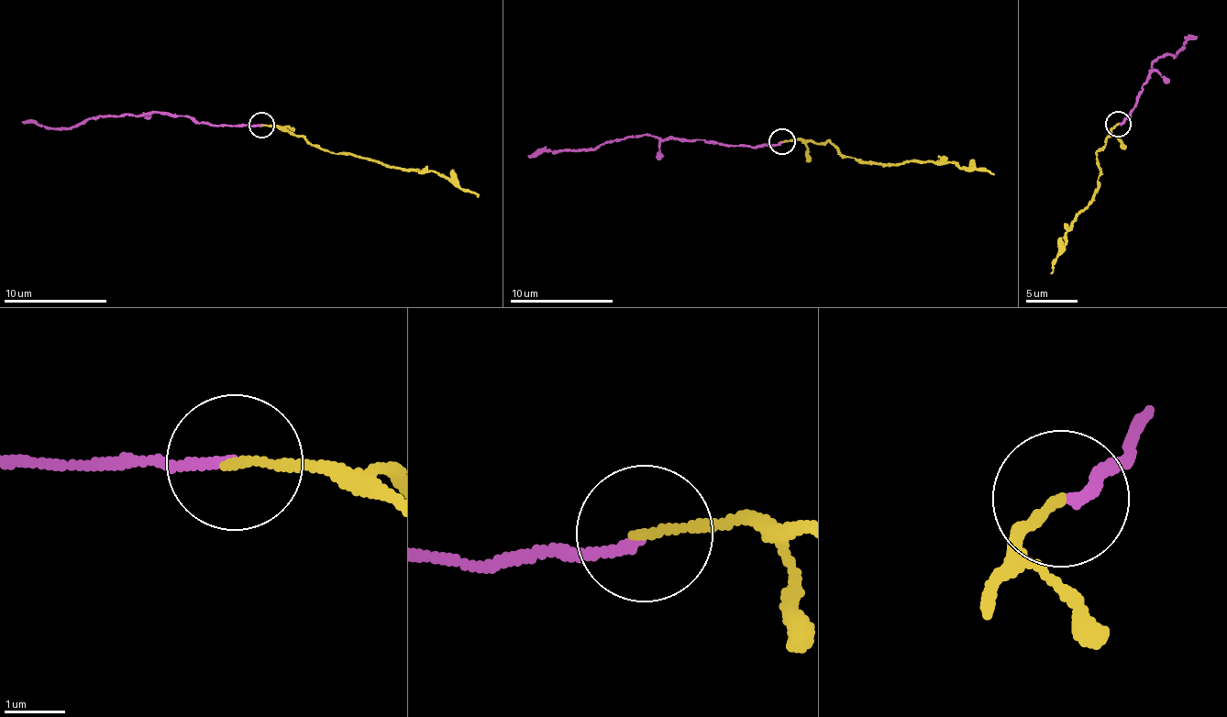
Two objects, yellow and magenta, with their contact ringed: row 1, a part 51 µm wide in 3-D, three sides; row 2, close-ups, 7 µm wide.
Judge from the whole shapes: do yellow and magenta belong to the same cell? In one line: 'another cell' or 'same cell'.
same cell

